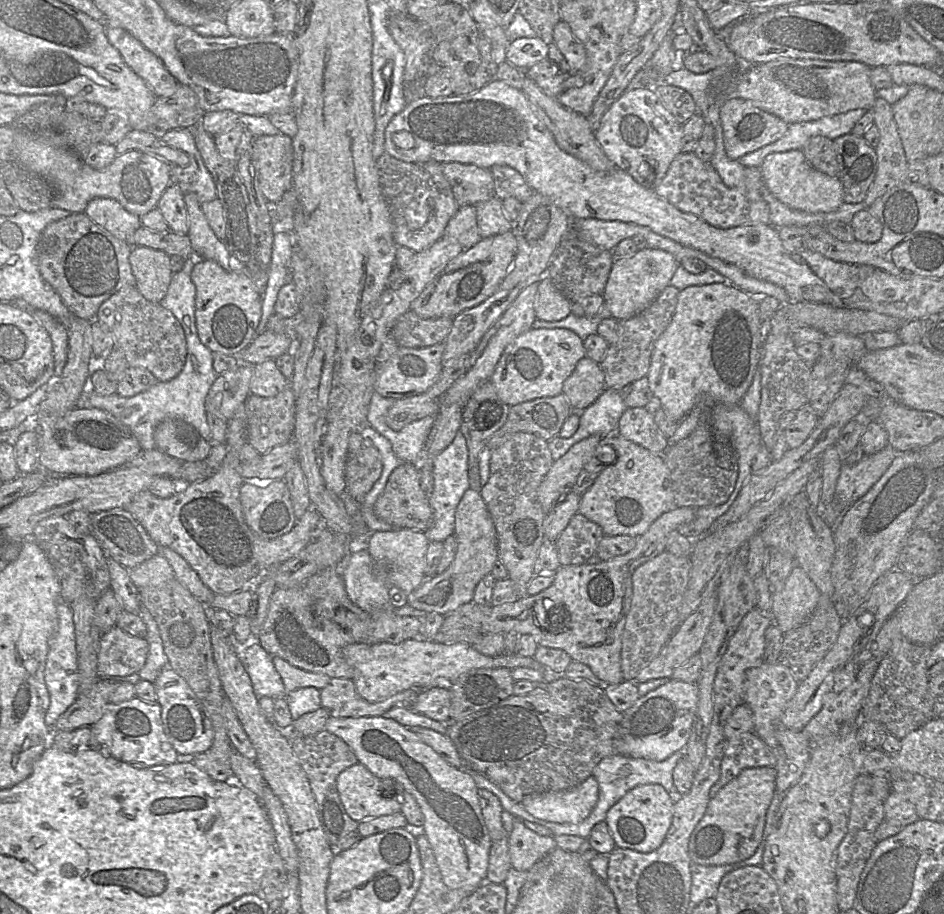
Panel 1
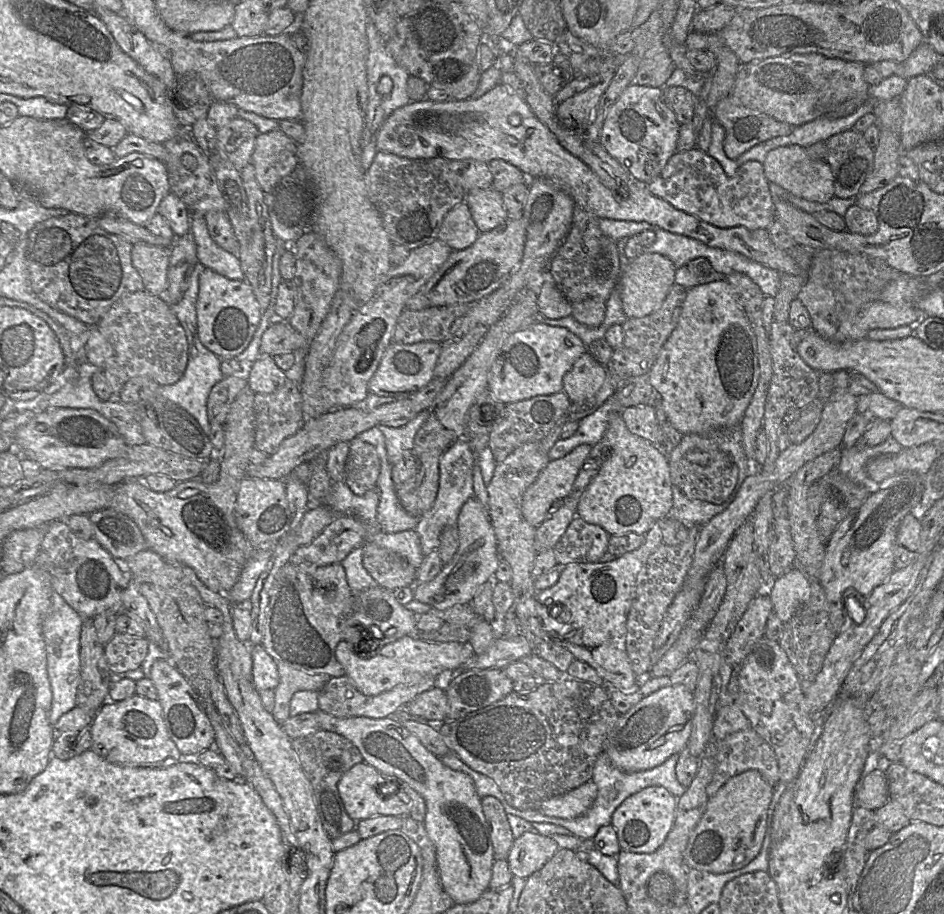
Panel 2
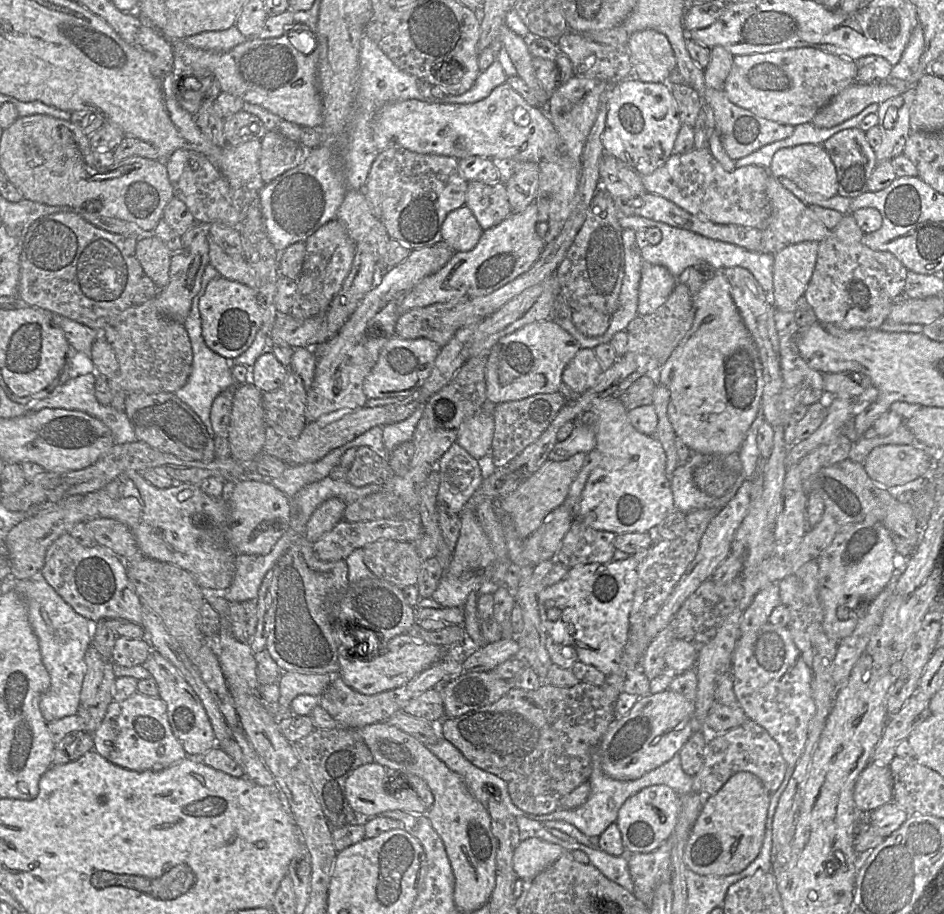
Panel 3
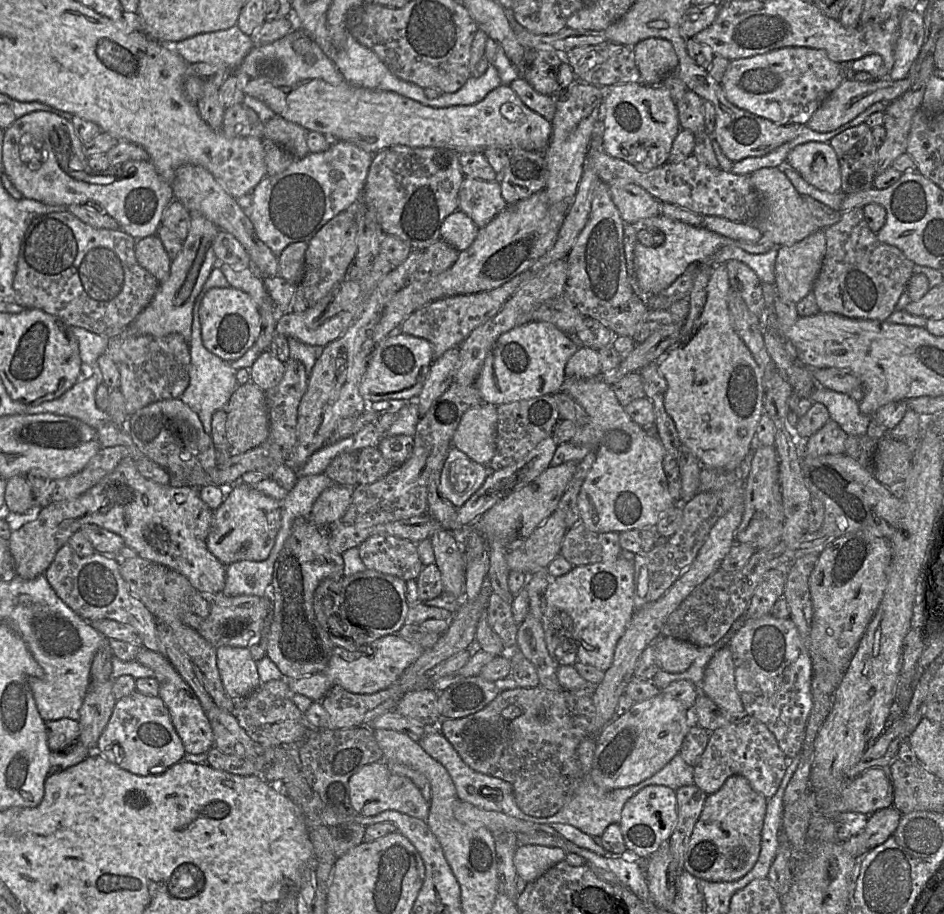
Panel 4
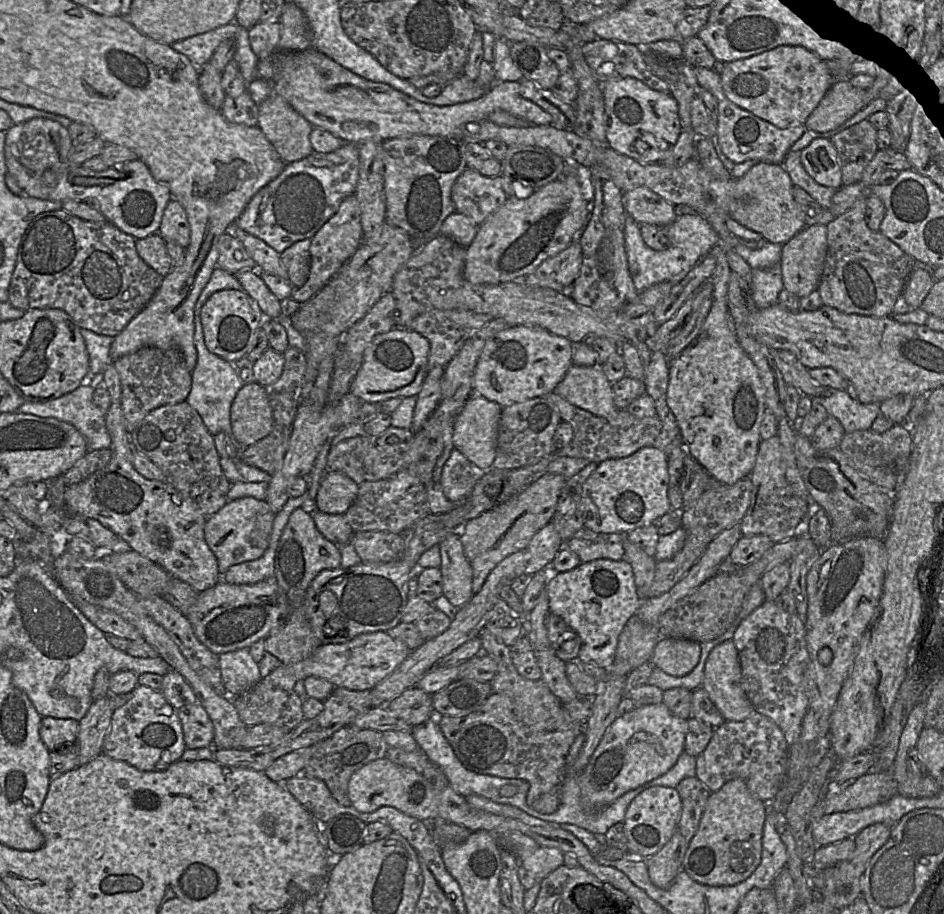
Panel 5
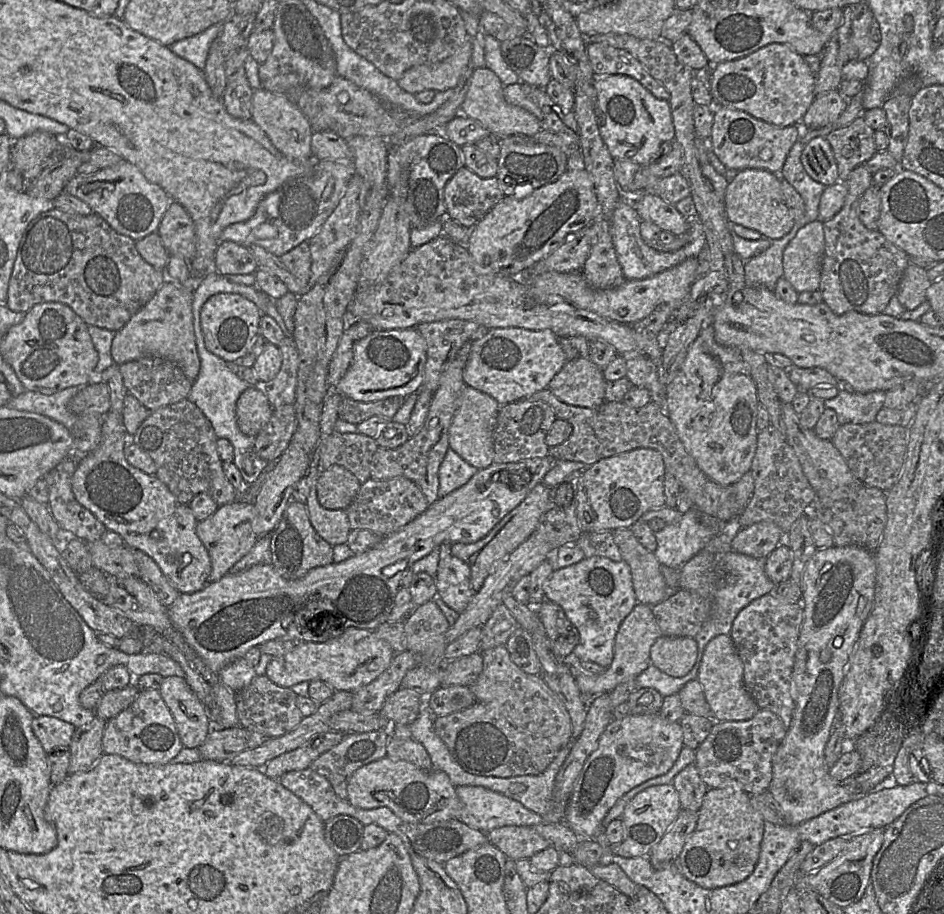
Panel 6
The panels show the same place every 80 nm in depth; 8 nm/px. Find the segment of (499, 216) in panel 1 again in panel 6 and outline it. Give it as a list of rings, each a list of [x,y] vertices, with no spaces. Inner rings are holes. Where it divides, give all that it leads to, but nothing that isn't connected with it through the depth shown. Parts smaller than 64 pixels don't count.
[[[464,166],[444,187],[446,217],[472,228],[503,198],[496,176],[481,178]]]

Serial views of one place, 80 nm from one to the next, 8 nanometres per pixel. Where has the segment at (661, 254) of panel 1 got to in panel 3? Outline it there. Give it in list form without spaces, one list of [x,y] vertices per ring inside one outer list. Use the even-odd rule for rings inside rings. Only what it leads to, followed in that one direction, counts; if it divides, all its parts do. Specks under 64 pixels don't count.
[[[643,262],[638,293],[638,315],[655,312],[667,301],[676,283],[677,279],[664,266]]]

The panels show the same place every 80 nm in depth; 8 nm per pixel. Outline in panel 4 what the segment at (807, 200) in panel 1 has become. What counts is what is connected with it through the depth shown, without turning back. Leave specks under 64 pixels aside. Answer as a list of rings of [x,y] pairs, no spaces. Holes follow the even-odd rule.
[[[810,141],[793,148],[786,162],[801,177],[821,191],[841,190],[841,174],[837,155],[828,142]]]

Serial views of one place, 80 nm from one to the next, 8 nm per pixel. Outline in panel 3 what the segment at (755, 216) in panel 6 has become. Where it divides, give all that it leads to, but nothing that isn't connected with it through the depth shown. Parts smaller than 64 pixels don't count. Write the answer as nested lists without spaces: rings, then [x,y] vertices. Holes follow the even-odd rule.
[[[769,174],[766,185],[771,207],[768,226],[780,241],[786,245],[804,241],[820,243],[829,237],[831,230],[819,221],[809,206],[785,188],[779,178]]]

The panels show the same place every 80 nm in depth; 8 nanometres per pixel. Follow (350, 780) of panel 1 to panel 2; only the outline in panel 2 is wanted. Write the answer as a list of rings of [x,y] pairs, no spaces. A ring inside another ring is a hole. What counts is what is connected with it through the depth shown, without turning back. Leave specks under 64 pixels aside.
[[[361,762],[355,764],[340,778],[337,788],[347,814],[355,821],[364,820],[373,816],[407,816],[411,809],[411,799],[406,793],[397,790],[389,796],[382,796],[379,788],[387,782],[396,781],[396,778],[387,778],[373,766]]]

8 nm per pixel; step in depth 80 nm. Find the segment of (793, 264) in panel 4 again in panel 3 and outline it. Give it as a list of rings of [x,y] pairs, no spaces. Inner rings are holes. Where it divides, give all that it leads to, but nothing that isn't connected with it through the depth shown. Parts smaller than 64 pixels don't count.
[[[804,241],[786,245],[774,255],[773,290],[769,304],[782,312],[794,312],[812,277],[819,242]]]

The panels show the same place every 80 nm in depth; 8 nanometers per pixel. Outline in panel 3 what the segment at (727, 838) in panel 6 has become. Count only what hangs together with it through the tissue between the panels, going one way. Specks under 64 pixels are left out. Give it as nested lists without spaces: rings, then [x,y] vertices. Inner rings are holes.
[[[751,772],[732,775],[722,788],[705,802],[687,840],[684,863],[700,875],[727,876],[743,871],[758,856],[765,836],[765,823],[771,793],[761,780]]]

